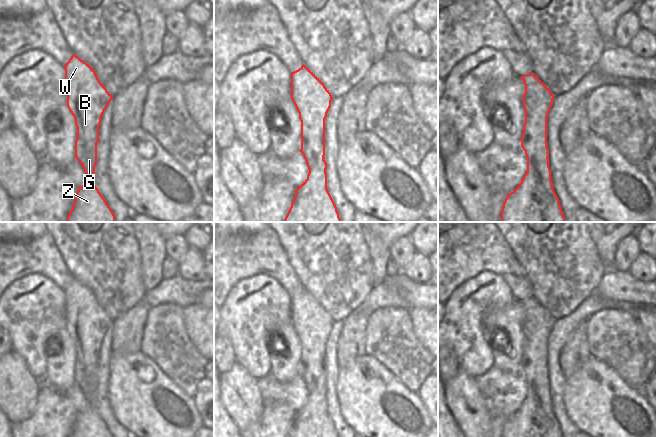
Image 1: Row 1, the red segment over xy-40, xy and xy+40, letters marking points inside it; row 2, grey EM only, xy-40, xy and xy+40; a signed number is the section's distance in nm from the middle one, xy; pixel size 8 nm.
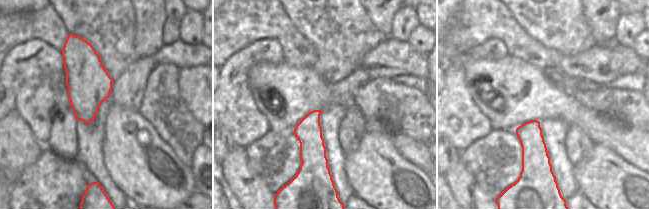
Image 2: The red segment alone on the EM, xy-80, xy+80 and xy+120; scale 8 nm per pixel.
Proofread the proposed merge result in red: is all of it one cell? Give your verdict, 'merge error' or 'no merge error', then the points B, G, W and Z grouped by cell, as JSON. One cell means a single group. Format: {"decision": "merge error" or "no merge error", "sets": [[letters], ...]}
{"decision": "no merge error", "sets": [["B", "G", "W", "Z"]]}

